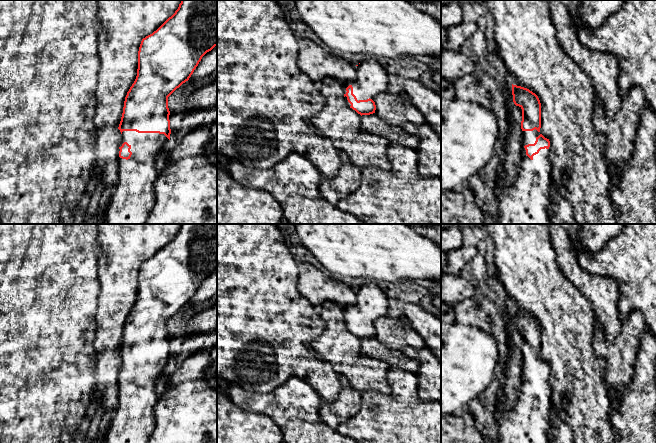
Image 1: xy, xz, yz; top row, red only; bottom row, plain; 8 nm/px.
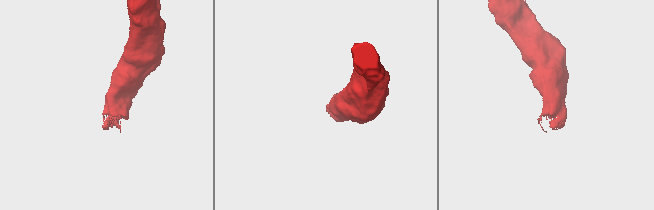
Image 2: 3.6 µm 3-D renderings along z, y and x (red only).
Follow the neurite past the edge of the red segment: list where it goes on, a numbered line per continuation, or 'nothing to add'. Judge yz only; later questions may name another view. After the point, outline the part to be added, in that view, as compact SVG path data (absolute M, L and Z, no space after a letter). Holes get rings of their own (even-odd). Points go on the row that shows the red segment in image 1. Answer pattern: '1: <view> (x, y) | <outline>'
1: yz (526, 201) | M536 129L522 132L521 161L515 181L511 185L507 185L503 179L499 179L496 182L496 196L499 202L499 224L551 224L549 218L550 191L552 184L551 164L549 161L550 147L548 149L541 149L538 154L533 156L532 160L526 155L526 150L524 148L525 145L534 144L536 138L540 134L541 133Z

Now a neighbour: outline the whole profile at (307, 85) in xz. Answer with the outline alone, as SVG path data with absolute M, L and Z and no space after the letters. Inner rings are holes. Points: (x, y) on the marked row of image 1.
M217 0L217 153L252 169L268 169L290 154L297 153L309 160L326 179L331 179L338 175L342 165L340 150L330 138L323 136L310 120L312 115L323 108L325 98L319 92L318 83L299 69L298 54L299 39L276 0Z

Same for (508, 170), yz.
M512 84L506 96L507 121L509 133L506 137L505 154L498 169L497 180L503 179L507 185L511 185L518 174L522 150L522 109L513 102Z

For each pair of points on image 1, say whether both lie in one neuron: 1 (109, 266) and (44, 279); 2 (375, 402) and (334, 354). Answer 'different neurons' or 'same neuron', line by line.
1: different neurons
2: different neurons

